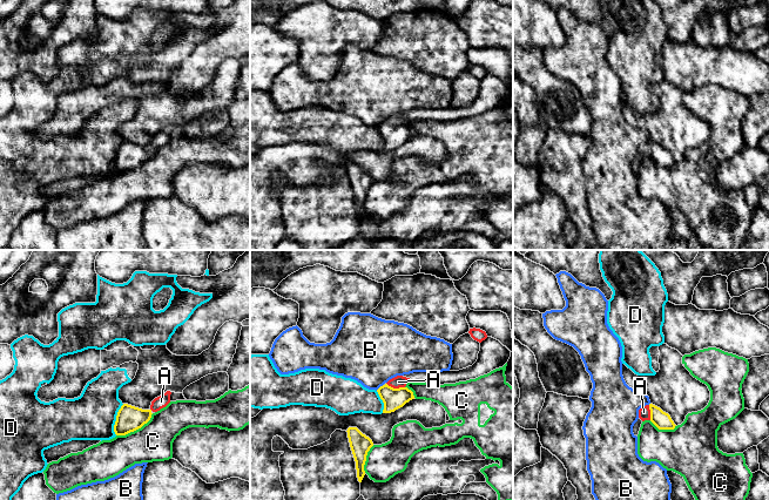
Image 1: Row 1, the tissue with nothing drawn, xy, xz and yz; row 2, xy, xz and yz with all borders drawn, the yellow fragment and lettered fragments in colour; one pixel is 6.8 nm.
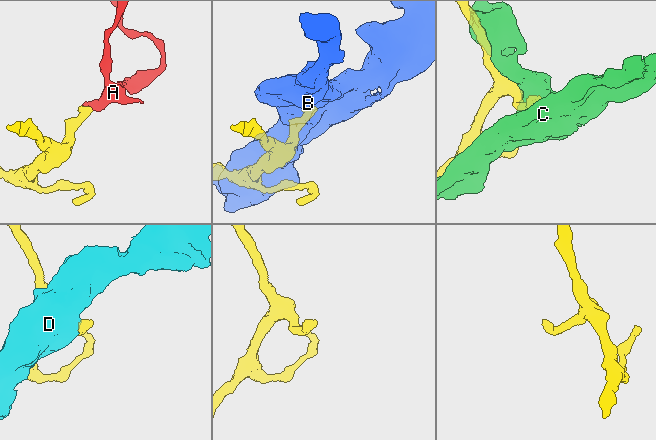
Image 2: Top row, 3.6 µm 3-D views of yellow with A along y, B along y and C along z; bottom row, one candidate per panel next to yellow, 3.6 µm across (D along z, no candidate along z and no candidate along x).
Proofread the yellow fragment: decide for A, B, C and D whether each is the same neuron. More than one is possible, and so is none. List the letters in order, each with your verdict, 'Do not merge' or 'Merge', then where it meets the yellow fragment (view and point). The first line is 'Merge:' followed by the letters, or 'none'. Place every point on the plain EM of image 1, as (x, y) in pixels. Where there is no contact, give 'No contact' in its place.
Merge: A
A: Merge. Touches yellow at xz (396, 126)
B: Do not merge. Touches yellow at xz (380, 123)
C: Do not merge. Touches yellow at xy (135, 167)
D: Do not merge. Touches yellow at xy (116, 156)

